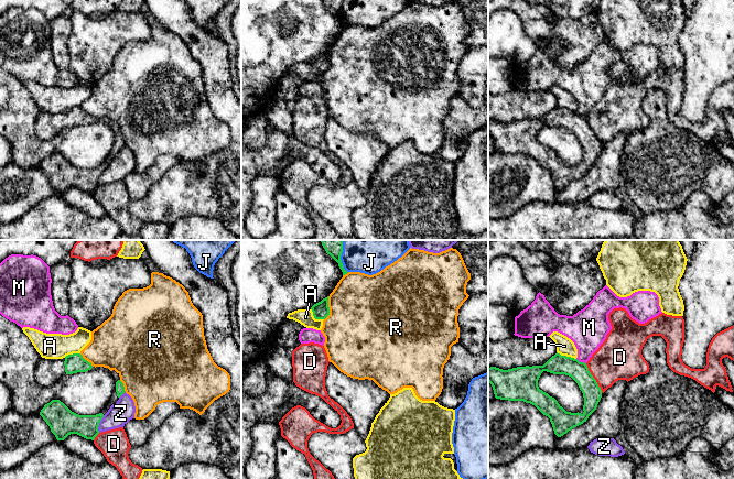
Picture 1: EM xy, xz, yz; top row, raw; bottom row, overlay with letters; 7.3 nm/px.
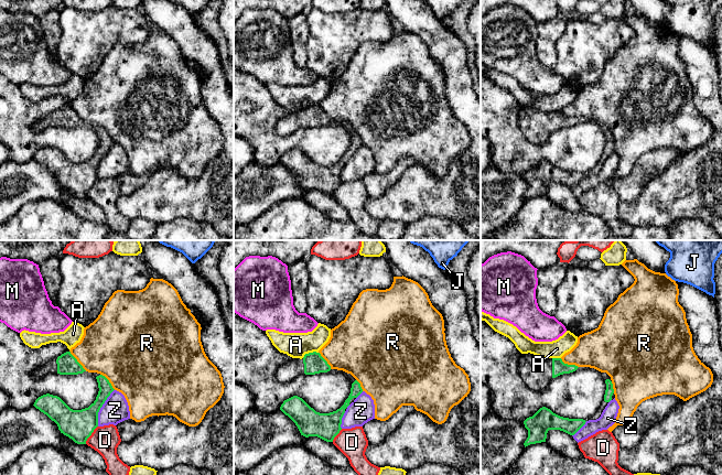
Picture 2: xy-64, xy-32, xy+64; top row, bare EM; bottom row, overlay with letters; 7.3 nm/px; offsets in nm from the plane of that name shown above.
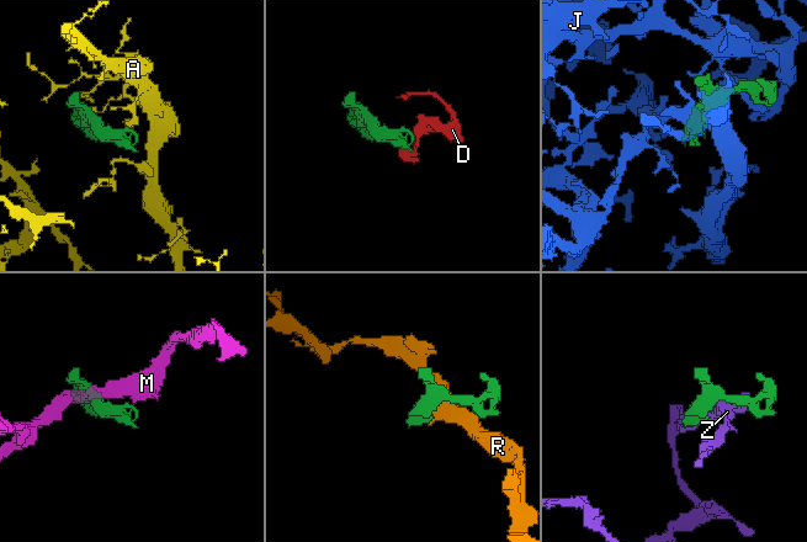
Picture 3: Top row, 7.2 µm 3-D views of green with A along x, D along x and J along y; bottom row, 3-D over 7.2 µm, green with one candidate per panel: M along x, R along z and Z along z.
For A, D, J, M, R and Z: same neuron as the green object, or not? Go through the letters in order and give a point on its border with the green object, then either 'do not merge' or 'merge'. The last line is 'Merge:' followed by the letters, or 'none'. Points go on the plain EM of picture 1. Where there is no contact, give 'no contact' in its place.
A: yz (565, 109) | do not merge
D: yz (593, 131) | do not merge
J: xz (341, 13) | do not merge
M: yz (581, 116) | do not merge
R: xz (328, 62) | do not merge
Z: xy (98, 177) | do not merge
Merge: none

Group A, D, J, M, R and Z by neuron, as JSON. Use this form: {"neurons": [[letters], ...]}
{"neurons": [["A"], ["D"], ["J"], ["M"], ["R"], ["Z"]]}

